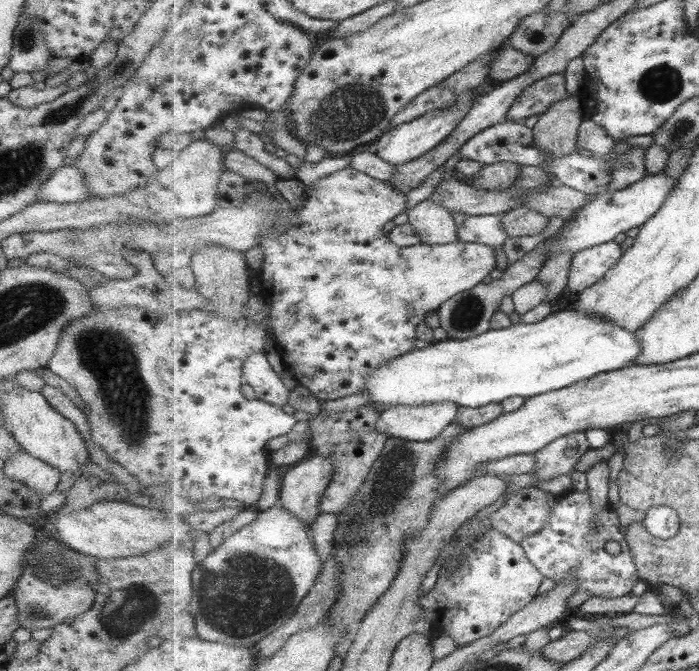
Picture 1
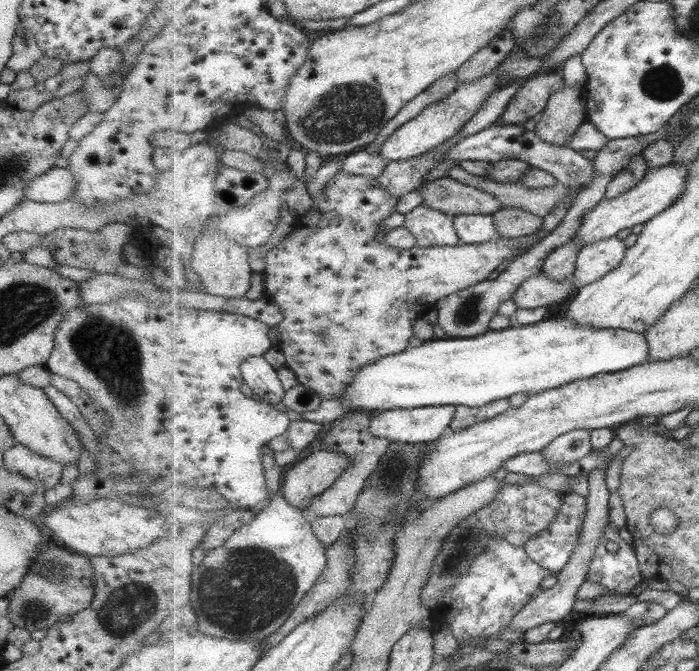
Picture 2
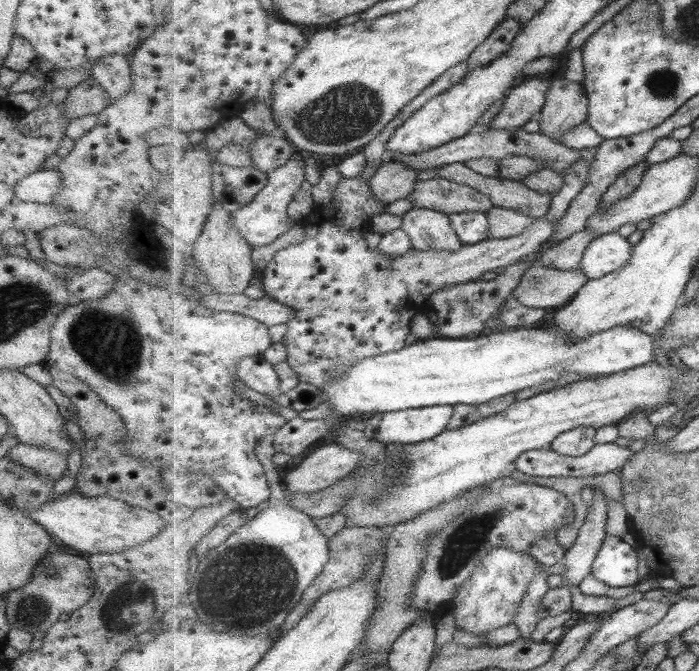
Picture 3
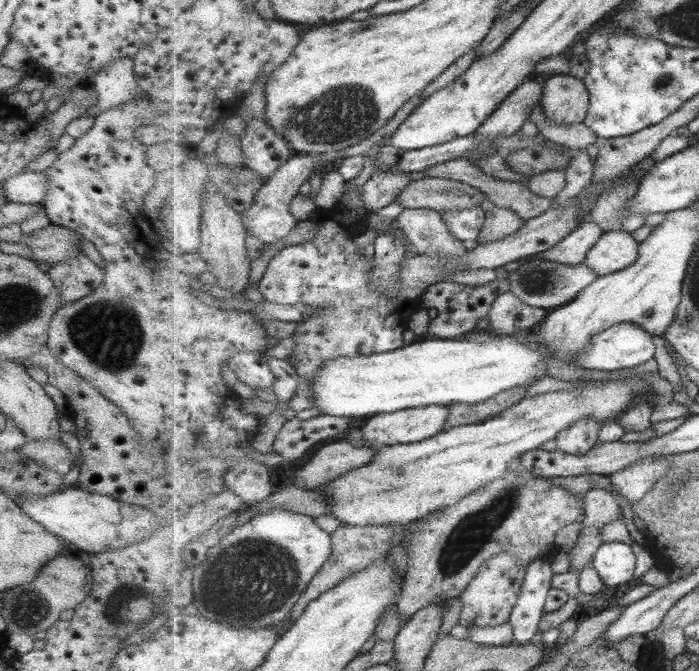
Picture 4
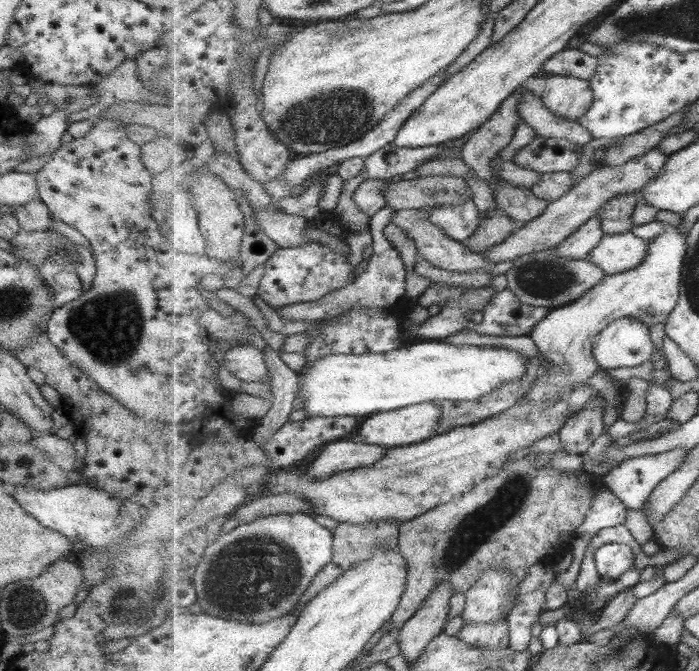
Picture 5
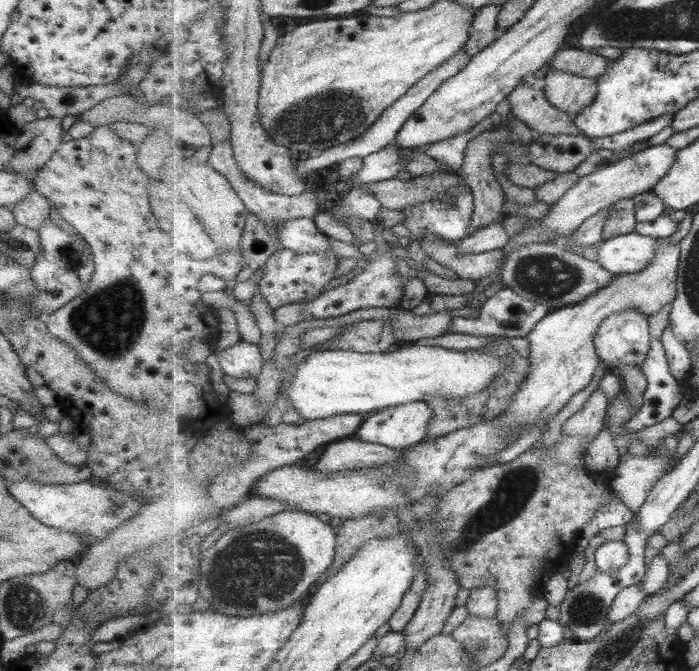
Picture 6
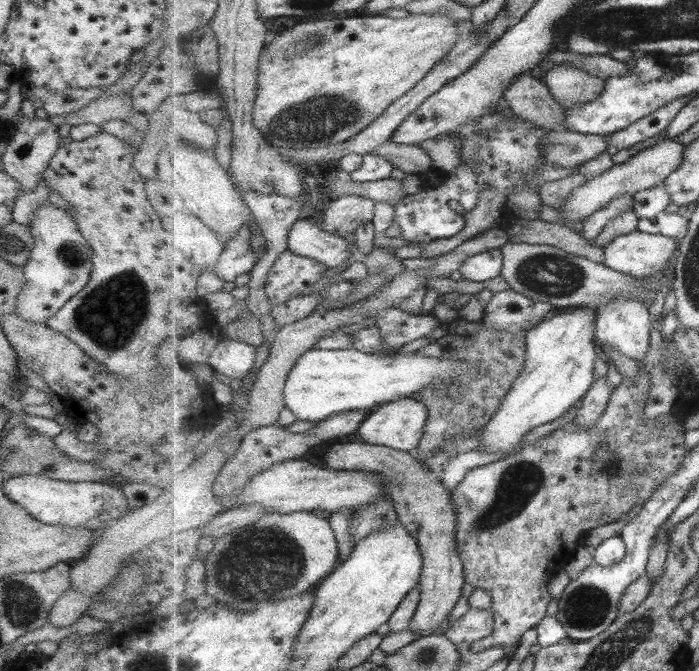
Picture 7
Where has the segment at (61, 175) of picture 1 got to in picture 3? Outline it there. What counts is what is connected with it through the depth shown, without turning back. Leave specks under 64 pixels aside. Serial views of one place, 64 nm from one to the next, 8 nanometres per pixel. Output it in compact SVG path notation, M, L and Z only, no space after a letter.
M39 169L17 181L14 195L23 202L47 204L62 190L62 178L57 169Z

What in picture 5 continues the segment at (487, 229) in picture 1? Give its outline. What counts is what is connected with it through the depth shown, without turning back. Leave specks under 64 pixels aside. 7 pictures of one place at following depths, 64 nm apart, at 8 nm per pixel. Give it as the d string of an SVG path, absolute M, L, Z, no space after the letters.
M473 199L454 206L427 208L431 222L439 226L449 238L465 243L479 231L481 220L480 208Z

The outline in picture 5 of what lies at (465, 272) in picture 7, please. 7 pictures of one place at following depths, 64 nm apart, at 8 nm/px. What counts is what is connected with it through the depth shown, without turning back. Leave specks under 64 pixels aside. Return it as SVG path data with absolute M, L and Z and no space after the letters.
M427 209L399 210L396 212L395 217L393 217L391 224L406 231L416 244L418 256L422 256L422 258L436 268L460 273L477 270L488 271L492 268L489 261L481 259L480 254L469 250L465 243L449 238L439 226L435 226L435 224L431 222L431 216L429 216L429 214L430 212Z

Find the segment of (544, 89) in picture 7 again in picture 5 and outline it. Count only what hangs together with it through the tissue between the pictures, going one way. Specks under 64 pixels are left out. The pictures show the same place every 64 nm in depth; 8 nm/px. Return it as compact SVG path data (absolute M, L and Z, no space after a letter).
M526 90L520 100L522 119L536 132L536 136L554 138L555 140L572 140L575 144L589 144L594 139L588 128L578 121L553 114L541 97Z

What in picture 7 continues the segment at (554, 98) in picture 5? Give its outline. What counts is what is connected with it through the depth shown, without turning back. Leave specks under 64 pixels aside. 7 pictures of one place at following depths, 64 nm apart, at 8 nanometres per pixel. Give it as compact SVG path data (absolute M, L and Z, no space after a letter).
M561 63L553 66L545 76L545 83L551 94L565 109L573 108L580 102L593 102L605 90L607 81L603 77L593 76L576 65Z

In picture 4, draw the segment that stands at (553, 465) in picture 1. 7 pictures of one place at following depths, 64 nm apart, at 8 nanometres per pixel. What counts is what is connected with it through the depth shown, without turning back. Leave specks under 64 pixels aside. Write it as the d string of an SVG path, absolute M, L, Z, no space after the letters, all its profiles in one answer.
M588 416L560 432L556 438L556 448L563 452L584 455L600 442L600 432L603 422Z

